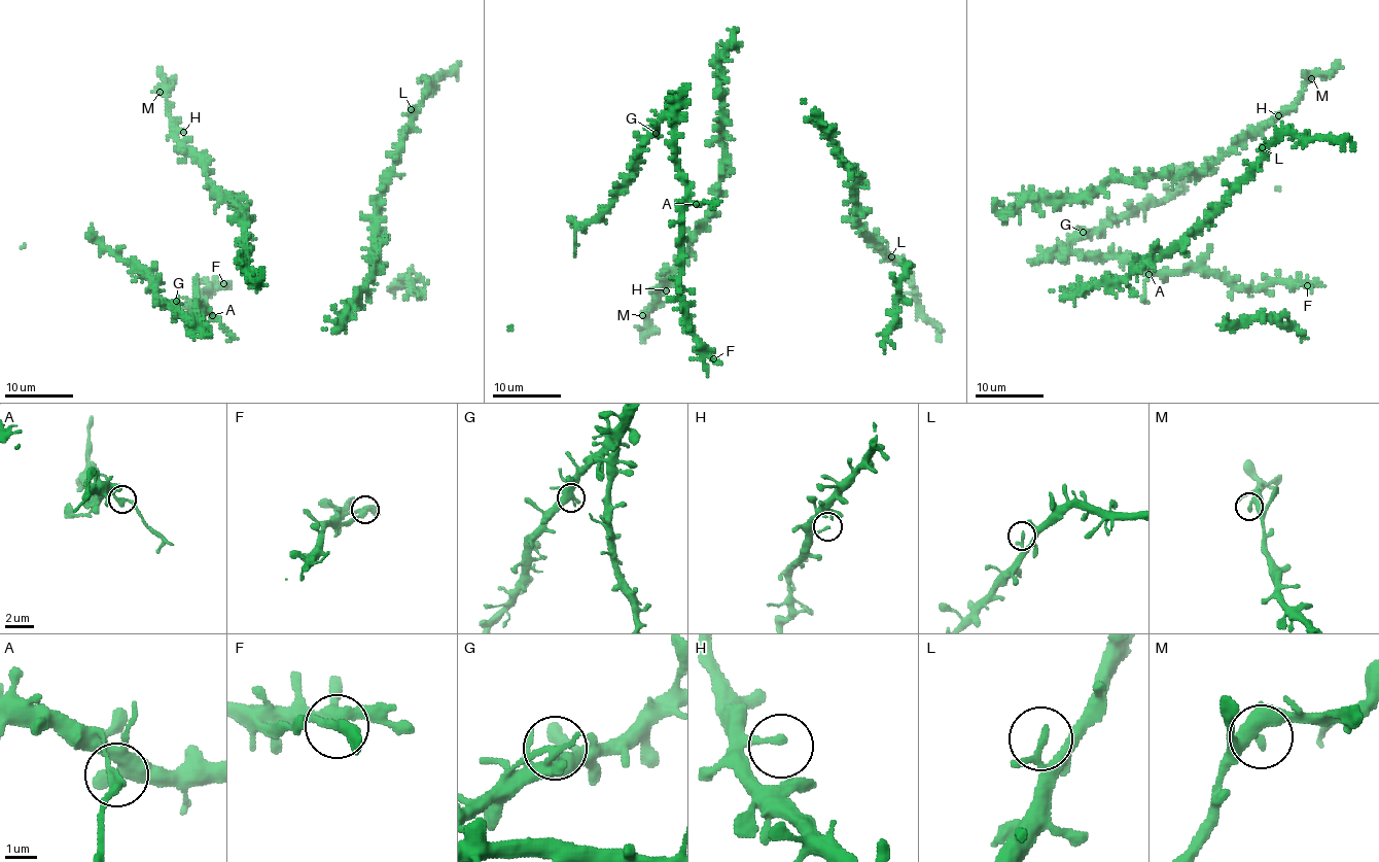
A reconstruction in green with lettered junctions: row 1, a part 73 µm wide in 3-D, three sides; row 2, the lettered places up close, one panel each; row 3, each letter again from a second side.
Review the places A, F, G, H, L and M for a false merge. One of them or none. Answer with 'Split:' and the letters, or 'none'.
Split: A

